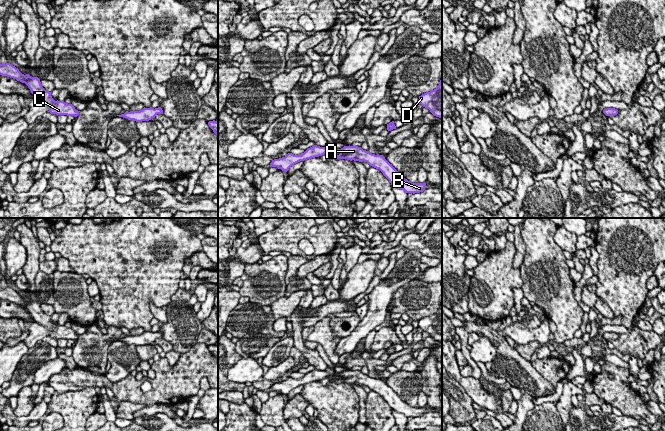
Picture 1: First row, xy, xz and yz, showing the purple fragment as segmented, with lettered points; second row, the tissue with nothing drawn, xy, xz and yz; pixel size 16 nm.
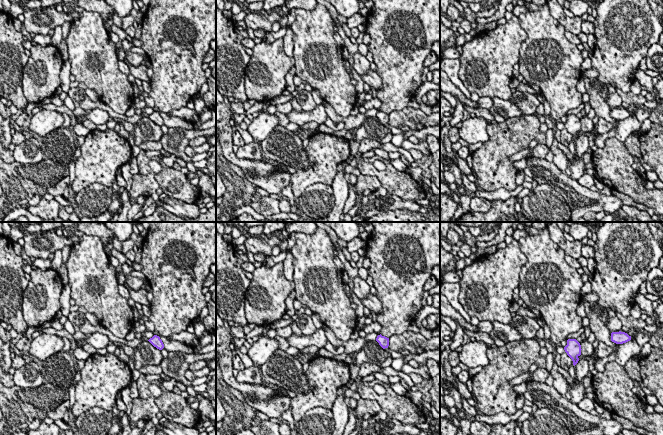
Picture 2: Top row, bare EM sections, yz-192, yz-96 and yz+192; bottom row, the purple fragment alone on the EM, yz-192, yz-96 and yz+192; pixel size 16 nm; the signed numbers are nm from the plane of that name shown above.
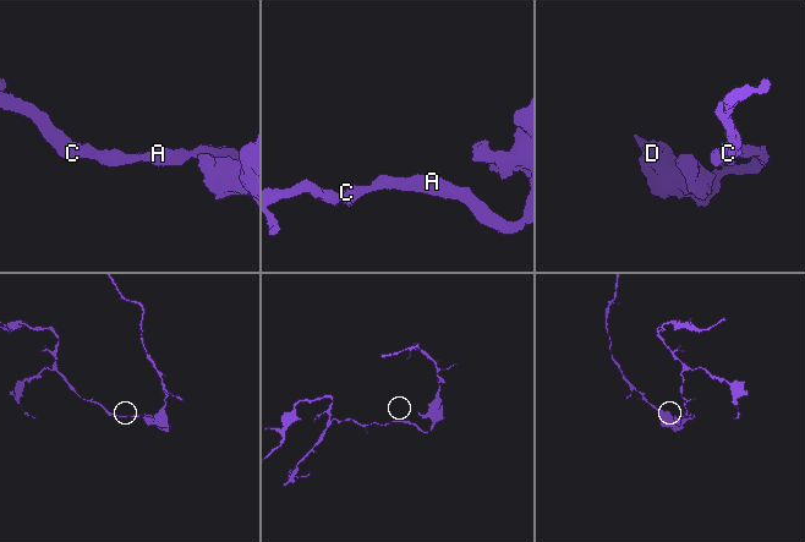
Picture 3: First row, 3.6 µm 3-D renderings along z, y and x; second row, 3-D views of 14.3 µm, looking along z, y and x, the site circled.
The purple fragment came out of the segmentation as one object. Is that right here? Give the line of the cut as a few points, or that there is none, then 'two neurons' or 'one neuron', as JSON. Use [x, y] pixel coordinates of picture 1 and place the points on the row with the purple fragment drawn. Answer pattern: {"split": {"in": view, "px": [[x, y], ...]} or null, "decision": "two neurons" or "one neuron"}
{"split": null, "decision": "one neuron"}

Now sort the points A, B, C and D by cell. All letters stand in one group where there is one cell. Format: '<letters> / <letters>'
A B C D

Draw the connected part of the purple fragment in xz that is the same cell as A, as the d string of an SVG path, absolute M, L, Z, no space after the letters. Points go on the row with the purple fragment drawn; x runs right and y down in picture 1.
M314 145L308 148L300 155L288 153L285 157L274 159L270 163L271 167L277 167L285 173L294 164L307 159L315 158L328 153L336 159L347 159L359 162L367 162L370 166L379 169L383 175L389 180L391 185L404 190L406 193L420 193L425 190L426 183L411 183L403 178L401 174L385 159L383 155L375 155L369 151L363 150L358 146L344 146L341 149L329 151L325 147Z

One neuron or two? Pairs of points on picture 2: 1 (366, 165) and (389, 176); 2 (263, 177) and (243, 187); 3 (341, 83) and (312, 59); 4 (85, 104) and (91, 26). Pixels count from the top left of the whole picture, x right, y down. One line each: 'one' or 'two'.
1: one
2: two
3: one
4: two

